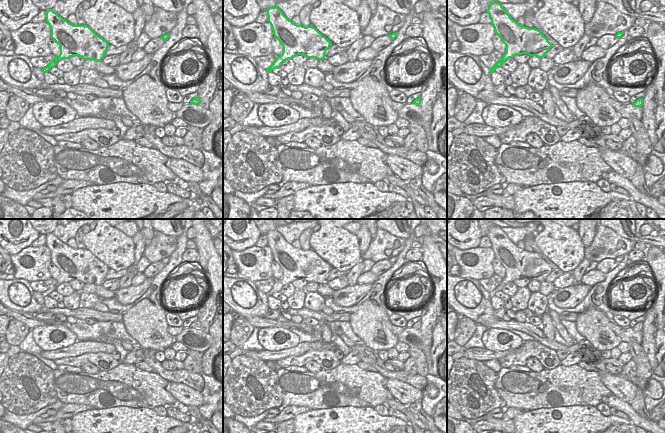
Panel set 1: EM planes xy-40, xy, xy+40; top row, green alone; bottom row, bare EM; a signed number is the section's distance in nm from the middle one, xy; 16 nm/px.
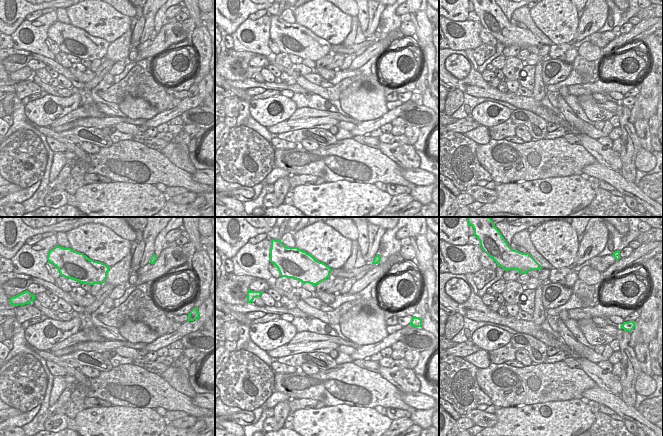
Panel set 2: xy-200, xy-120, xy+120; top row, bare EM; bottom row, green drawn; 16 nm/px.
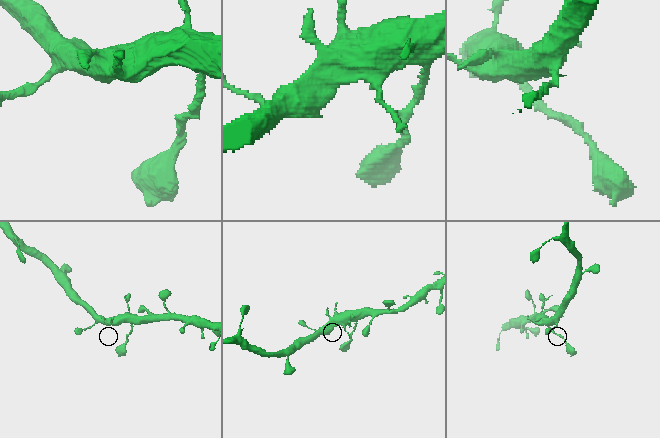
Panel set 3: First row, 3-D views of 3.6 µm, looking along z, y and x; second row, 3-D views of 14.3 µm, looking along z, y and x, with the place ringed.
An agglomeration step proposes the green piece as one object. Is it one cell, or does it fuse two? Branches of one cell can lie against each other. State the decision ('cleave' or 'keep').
keep

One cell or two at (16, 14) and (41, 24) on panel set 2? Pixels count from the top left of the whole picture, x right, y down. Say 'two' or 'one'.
two

